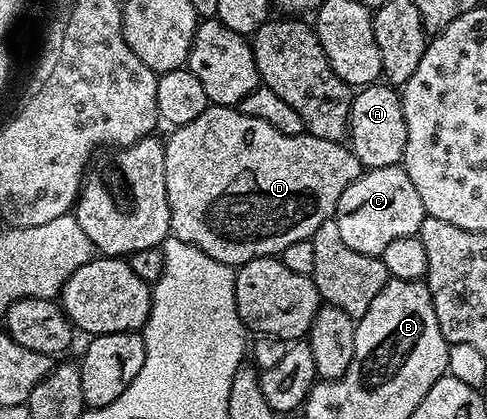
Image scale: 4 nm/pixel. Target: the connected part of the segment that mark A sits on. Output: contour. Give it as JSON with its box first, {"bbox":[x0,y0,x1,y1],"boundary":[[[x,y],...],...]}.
{"bbox":[348,82,408,169],"boundary":[[[386,82],[359,87],[354,92],[354,101],[350,103],[348,147],[356,154],[363,169],[392,168],[401,165],[407,142],[408,126],[404,122],[401,95]]]}

